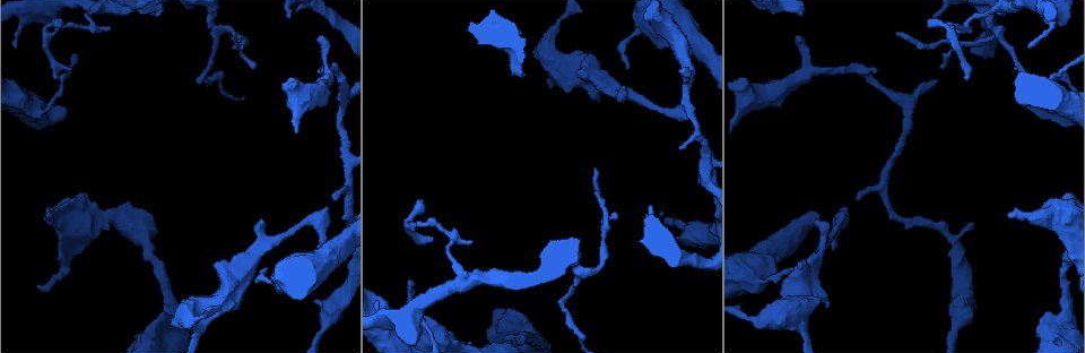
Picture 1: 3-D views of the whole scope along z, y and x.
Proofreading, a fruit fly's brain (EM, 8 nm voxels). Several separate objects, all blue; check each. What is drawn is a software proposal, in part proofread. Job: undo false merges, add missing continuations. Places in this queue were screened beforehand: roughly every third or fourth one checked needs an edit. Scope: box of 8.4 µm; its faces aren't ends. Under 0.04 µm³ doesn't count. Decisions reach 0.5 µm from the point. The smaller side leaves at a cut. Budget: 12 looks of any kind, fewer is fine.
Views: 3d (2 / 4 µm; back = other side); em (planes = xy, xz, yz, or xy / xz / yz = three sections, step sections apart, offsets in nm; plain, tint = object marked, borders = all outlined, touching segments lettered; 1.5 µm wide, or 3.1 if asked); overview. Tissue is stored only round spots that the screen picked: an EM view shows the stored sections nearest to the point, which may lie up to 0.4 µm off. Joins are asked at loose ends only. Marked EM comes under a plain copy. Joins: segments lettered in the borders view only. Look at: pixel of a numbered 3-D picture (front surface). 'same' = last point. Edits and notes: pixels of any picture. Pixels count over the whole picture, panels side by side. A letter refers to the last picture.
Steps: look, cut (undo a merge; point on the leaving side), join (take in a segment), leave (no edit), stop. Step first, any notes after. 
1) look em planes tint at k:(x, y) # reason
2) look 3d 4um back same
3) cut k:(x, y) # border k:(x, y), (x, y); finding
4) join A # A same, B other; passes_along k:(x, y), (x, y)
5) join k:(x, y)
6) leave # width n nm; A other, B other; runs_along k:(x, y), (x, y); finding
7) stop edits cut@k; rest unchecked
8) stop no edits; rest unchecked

look em xy step 8 tint at 1:(831, 248) # tapers out

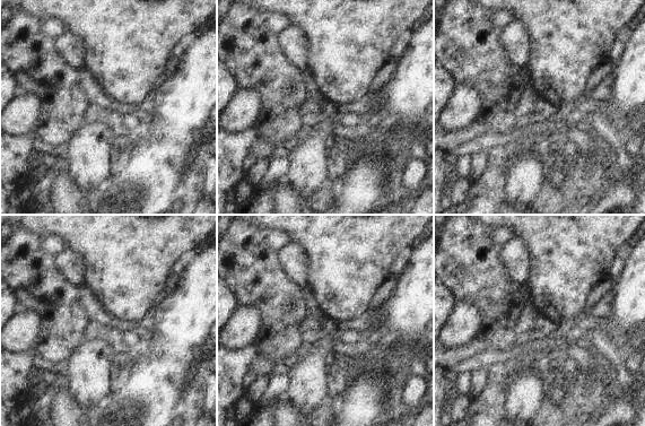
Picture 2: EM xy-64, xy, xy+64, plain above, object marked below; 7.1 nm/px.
look em planes borders same # cut it another way

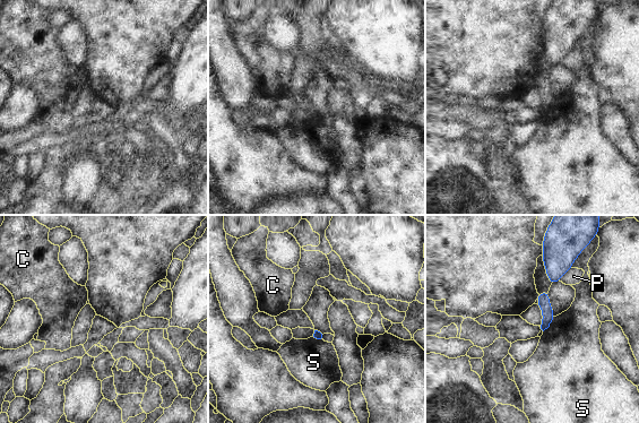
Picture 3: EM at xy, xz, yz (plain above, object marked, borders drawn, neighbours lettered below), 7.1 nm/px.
leave # C other, P other, S other; border 3:(555, 317), (543, 331); none of them fits

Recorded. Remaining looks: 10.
look em planes borders at 1:(220, 260) # an open end

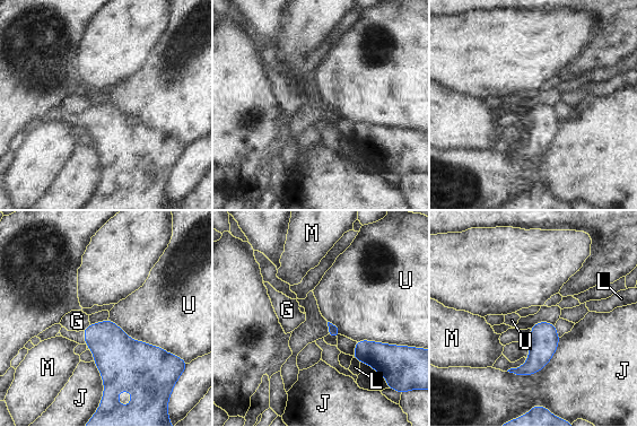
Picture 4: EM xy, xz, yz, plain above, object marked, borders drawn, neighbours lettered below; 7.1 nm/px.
leave # G other, J other, L other, M other, U other; border 4:(108, 319), (132, 339), (174, 355); no lettered segment goes on from it

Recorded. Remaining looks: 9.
look 3d 4um at 1:(410, 282) # an open end

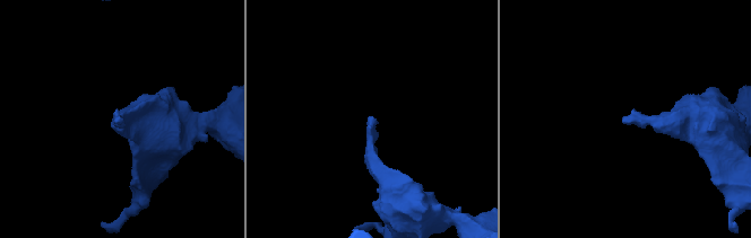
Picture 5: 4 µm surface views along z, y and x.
look em yz step 4 borders at 5:(370, 119) # shape alone is not enough

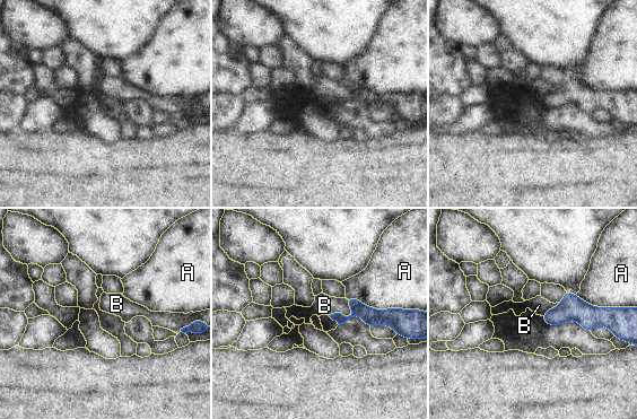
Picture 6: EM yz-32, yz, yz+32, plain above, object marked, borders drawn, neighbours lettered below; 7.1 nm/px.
look em planes borders same

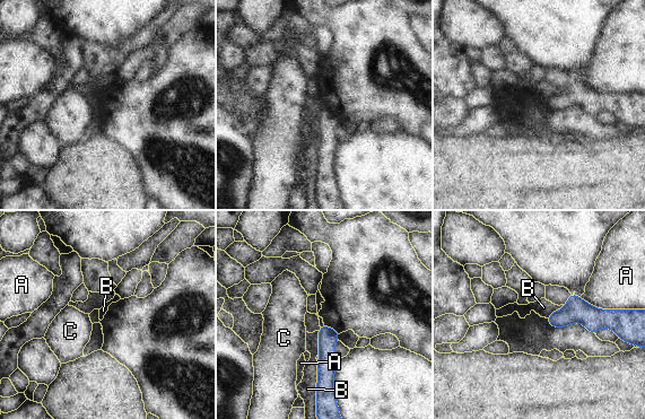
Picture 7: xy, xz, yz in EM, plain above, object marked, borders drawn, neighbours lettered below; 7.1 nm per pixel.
leave # A other, B other, C other; border 7:(317, 359), (315, 408); none of them fits

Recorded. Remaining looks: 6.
look em planes borders at 1:(160, 313) # an open end

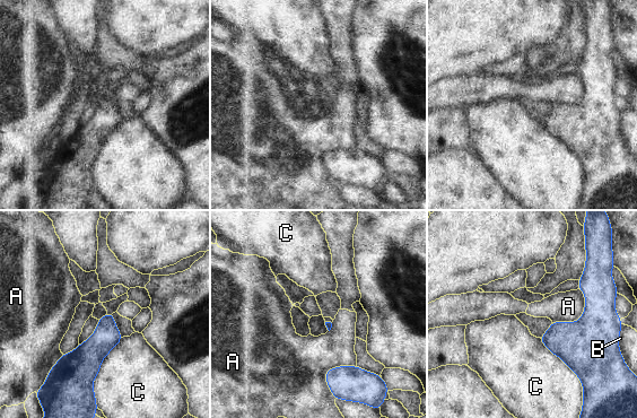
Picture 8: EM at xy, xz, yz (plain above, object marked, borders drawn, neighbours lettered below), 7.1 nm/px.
leave # A other, B other, C other; border 8:(585, 294), (576, 321), (551, 321); none of them fits

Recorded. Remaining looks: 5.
look em xy step 8 tint at 1:(964, 28) # sharp bend

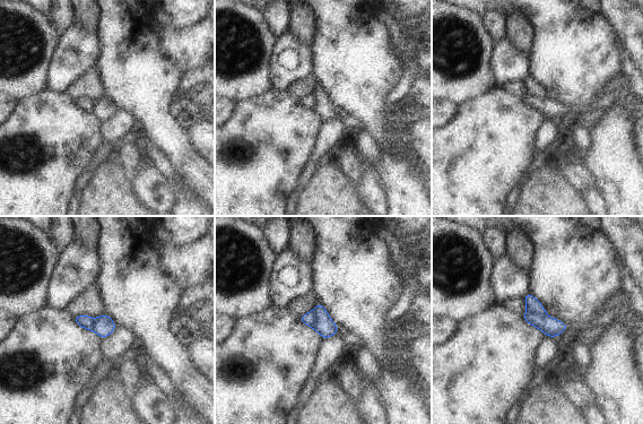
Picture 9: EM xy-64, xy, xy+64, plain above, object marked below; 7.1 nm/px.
look em planes tint same # another direction

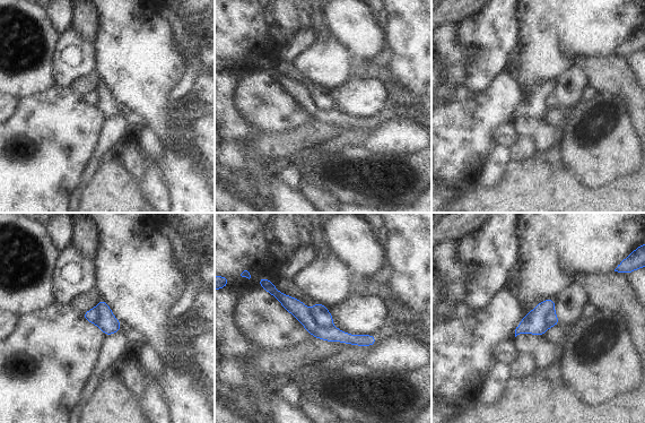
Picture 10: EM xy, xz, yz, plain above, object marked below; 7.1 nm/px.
look em planes borders same # what lies round it

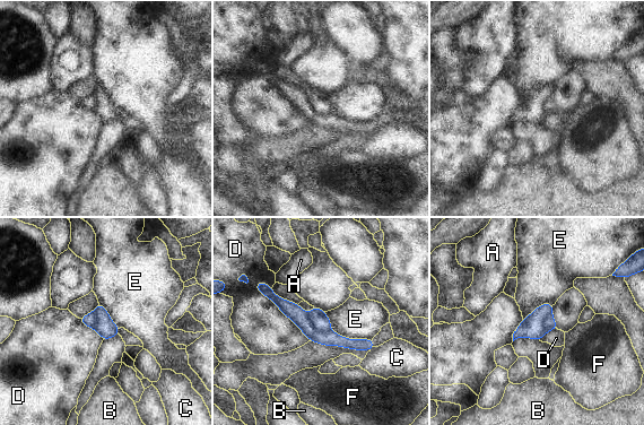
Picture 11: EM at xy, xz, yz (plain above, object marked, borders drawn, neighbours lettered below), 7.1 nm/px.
cut 11:(293, 311) # A other, B other, C other, D other, E other, F other; part_leaving 11:(264, 289), (316, 337), (371, 345); a second cell is stuck on

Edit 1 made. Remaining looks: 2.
stop edits cut@11; rest unchecked

